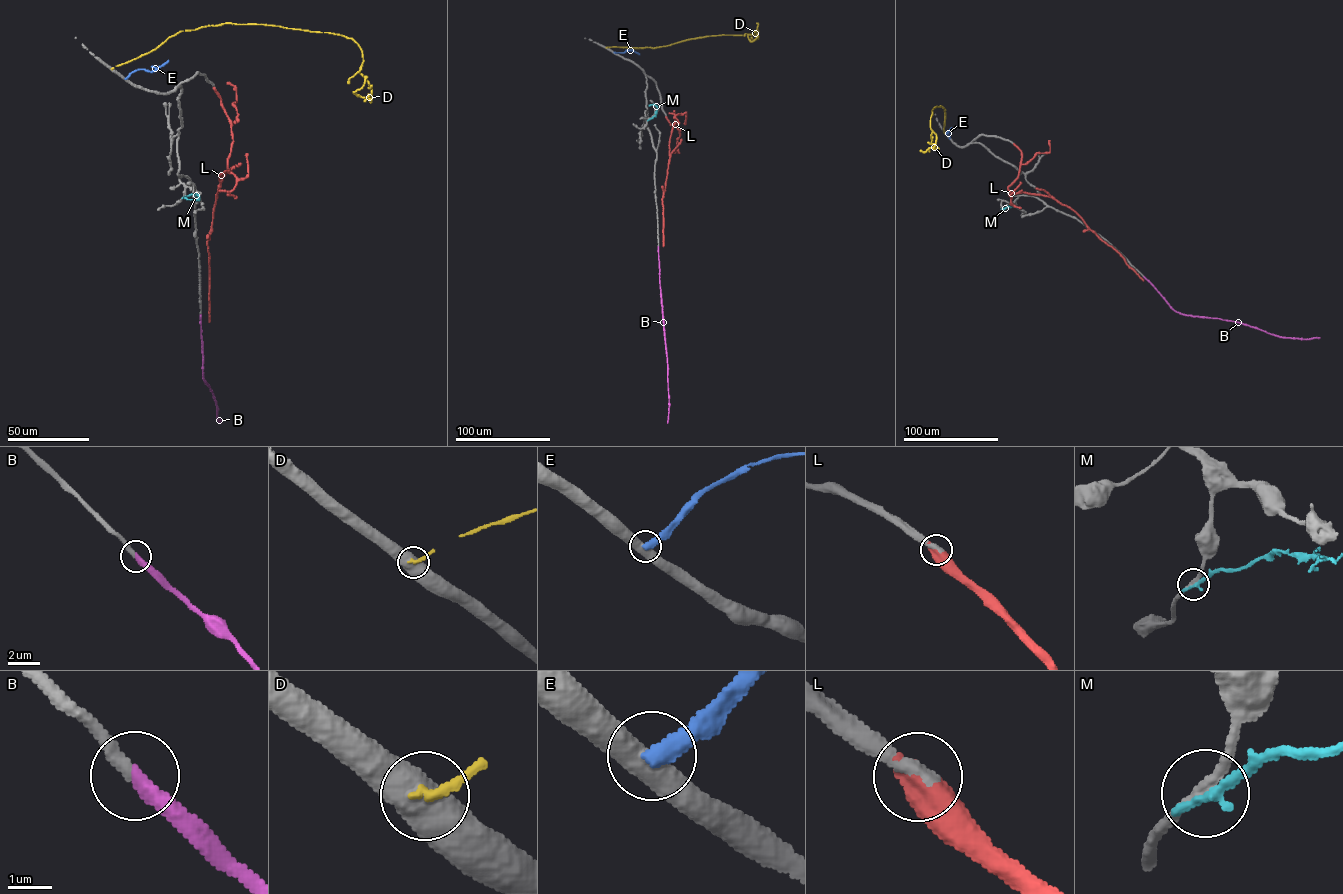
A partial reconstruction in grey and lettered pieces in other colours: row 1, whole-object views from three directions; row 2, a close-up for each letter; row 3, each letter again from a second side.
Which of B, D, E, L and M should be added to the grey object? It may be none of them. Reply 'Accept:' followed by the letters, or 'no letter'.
Accept: B, L

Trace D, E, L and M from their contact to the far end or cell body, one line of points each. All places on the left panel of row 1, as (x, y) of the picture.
D: (111, 68), (181, 31), (230, 23), (352, 38), (371, 90), (363, 97), (353, 92), (366, 75)
E: (125, 79), (138, 70), (156, 70), (168, 60)
L: (214, 88), (230, 124), (232, 143), (228, 157), (229, 172), (219, 175), (220, 186), (207, 241), (209, 322)
M: (183, 197), (191, 194), (199, 196), (196, 200), (184, 198)

